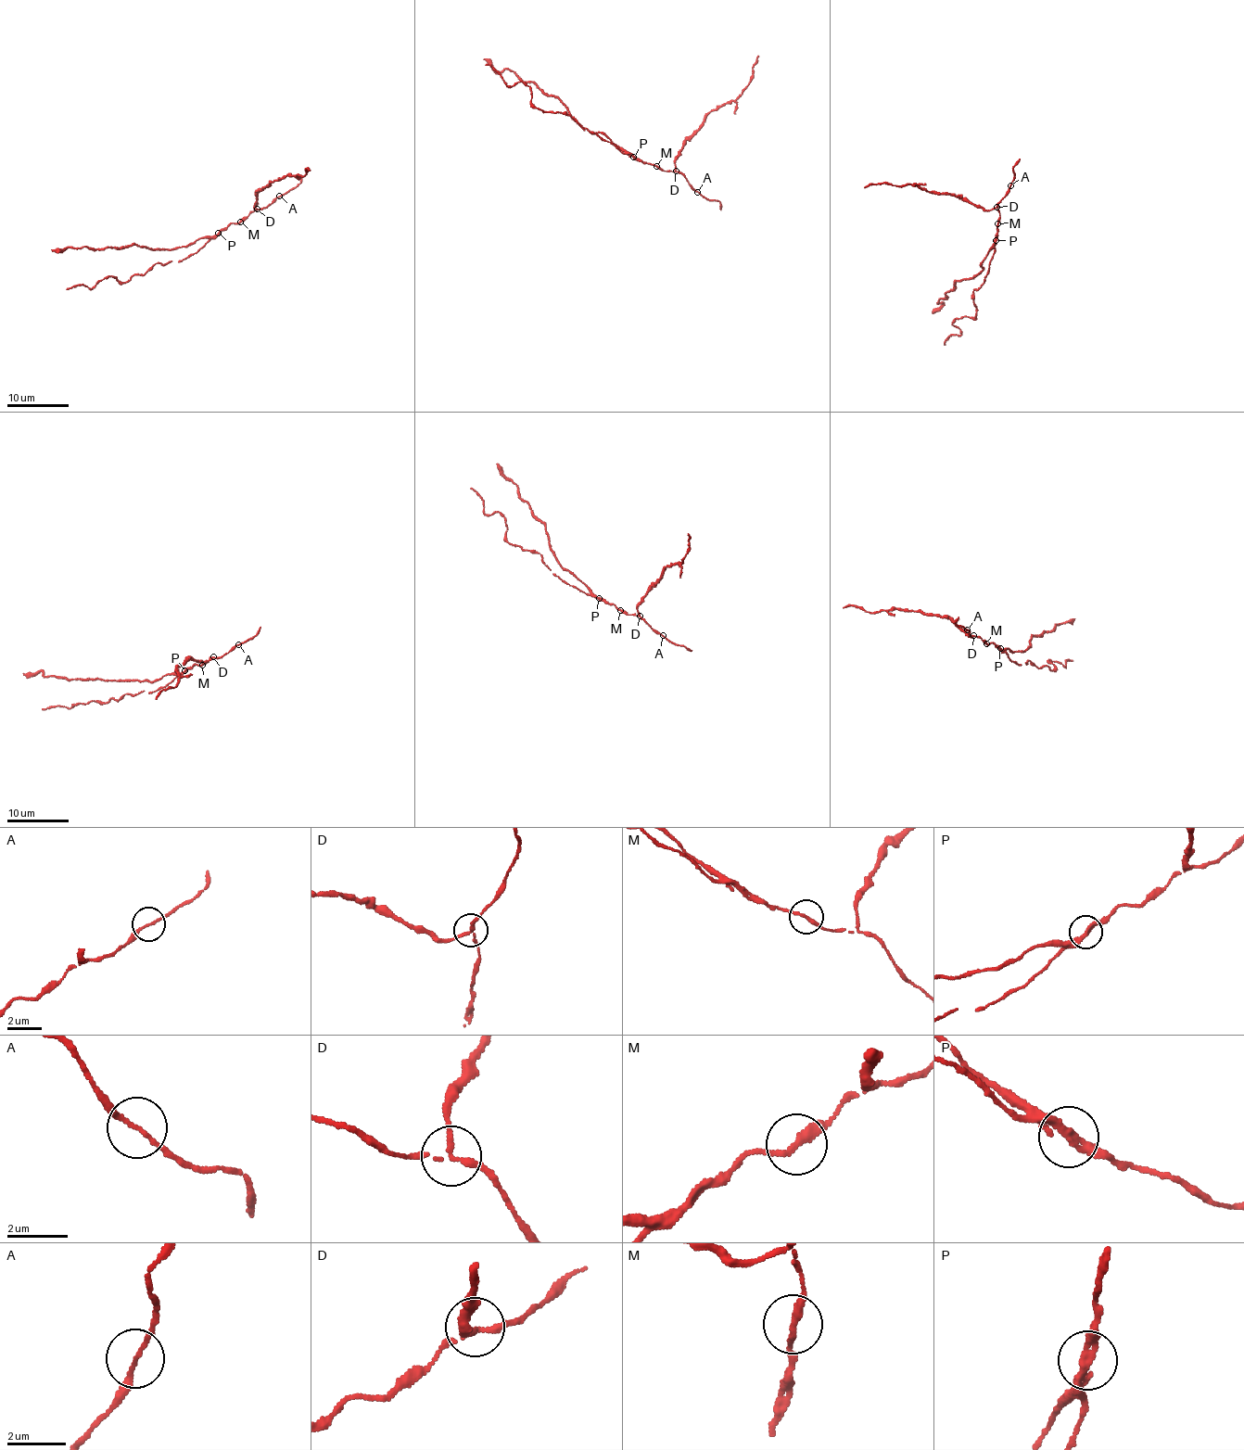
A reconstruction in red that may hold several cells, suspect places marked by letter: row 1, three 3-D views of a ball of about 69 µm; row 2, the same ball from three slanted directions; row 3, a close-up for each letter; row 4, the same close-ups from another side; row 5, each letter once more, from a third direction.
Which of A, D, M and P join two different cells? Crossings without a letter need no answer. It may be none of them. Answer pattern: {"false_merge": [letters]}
{"false_merge": ["D", "P"]}

